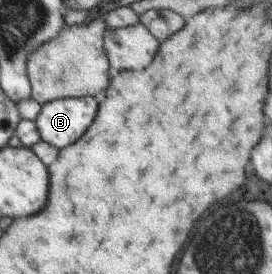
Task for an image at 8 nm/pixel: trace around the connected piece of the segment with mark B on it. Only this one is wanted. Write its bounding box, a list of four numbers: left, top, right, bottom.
[35,96,97,150]

